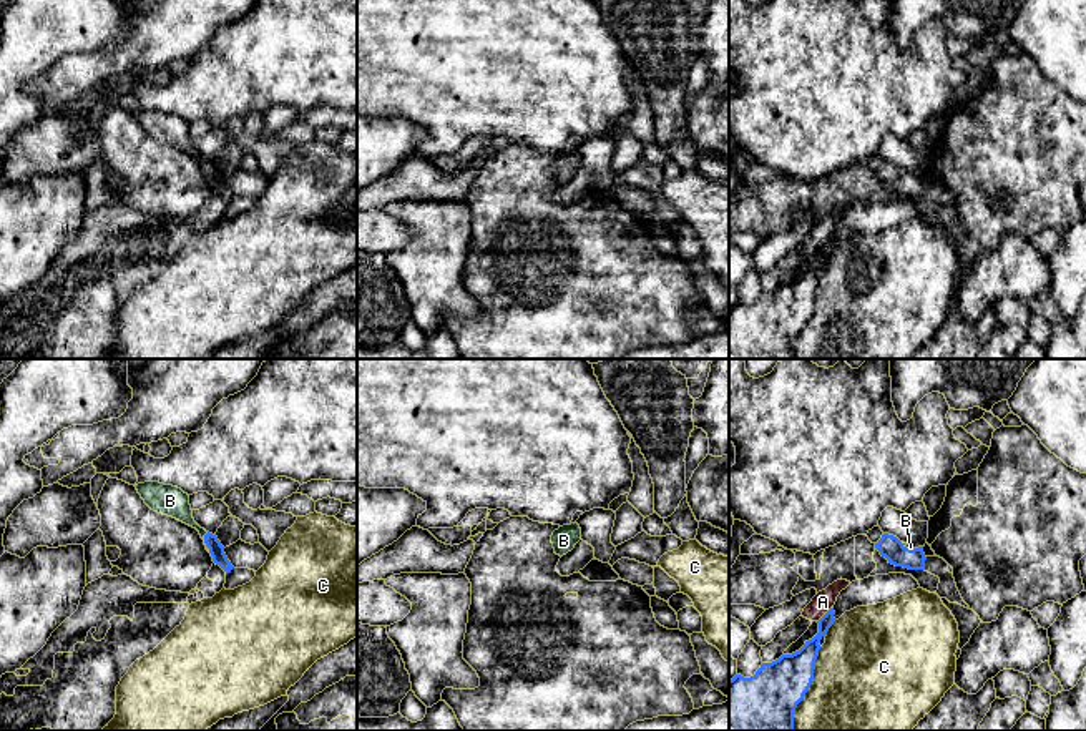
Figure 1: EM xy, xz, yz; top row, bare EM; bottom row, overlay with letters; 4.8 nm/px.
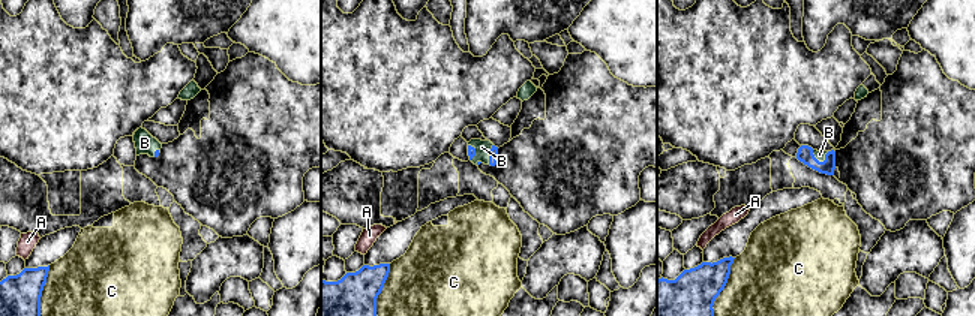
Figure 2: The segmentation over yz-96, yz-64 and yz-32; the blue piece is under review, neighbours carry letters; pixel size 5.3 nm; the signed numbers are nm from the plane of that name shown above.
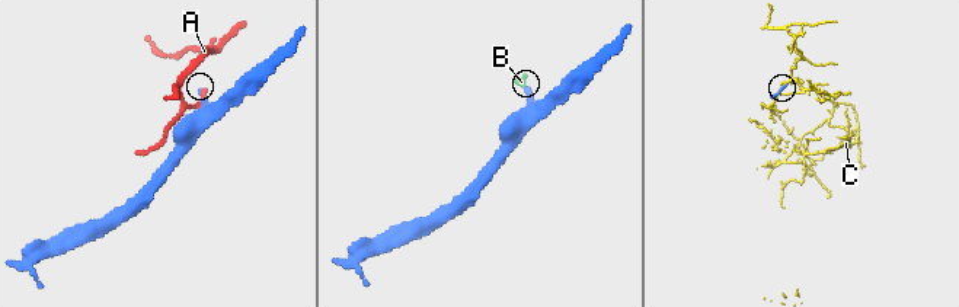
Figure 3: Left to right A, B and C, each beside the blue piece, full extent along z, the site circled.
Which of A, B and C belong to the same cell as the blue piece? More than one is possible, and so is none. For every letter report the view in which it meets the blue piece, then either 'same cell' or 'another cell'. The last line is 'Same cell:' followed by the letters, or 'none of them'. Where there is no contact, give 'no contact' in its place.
A: yz | another cell
B: xy | same cell
C: yz | another cell
Same cell: B

